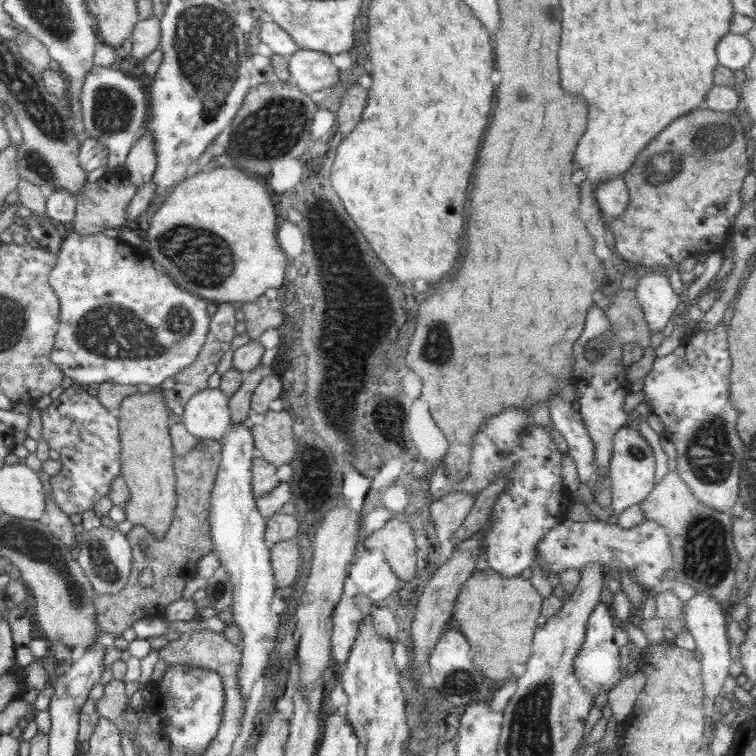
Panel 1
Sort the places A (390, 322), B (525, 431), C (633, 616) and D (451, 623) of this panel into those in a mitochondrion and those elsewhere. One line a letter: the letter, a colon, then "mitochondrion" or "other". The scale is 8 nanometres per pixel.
A: other
B: other
C: other
D: other

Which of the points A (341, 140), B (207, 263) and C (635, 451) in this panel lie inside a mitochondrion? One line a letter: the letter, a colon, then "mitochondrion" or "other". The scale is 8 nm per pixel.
A: other
B: mitochondrion
C: mitochondrion

